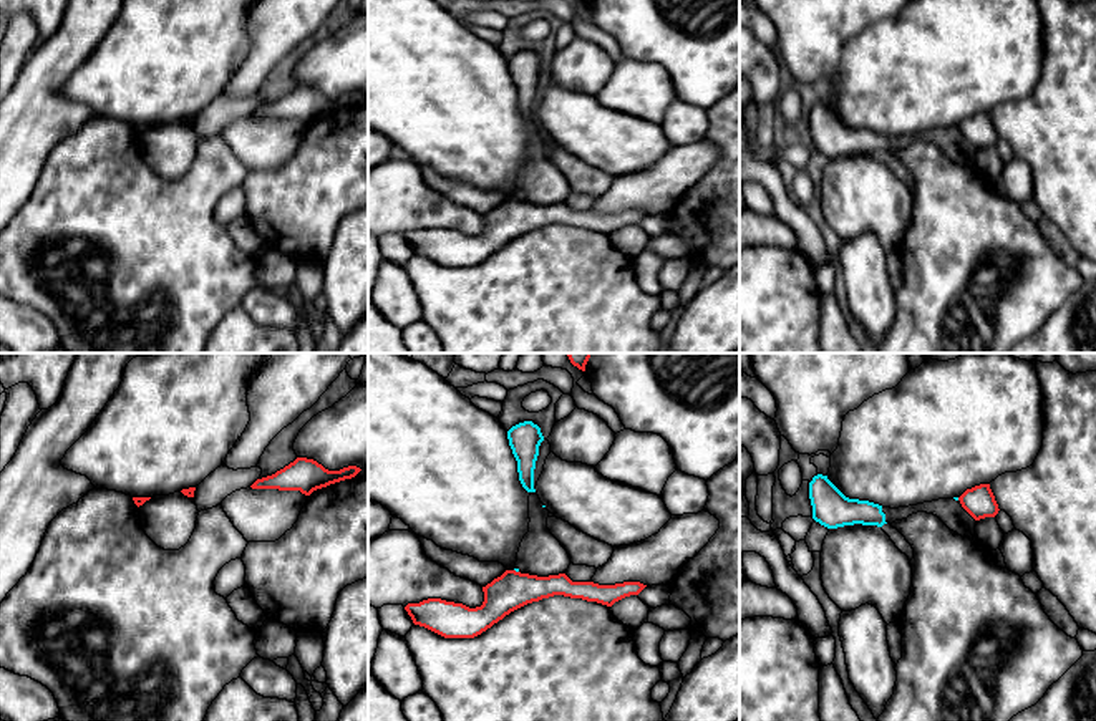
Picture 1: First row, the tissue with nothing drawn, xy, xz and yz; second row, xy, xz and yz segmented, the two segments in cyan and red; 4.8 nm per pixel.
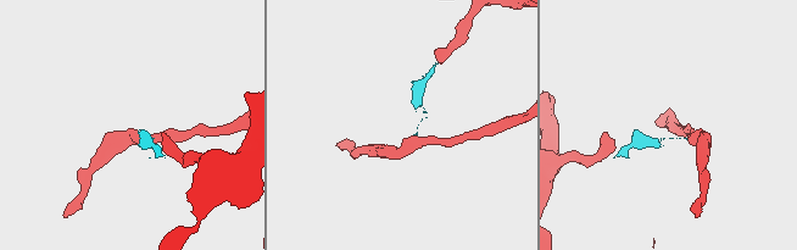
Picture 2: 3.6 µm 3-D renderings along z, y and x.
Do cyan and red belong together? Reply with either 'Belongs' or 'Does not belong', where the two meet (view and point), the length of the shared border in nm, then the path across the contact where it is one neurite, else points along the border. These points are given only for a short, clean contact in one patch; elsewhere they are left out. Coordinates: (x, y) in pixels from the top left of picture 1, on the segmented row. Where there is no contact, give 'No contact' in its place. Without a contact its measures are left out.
Does not belong. Touches cyan at xz (516, 570). Shared border 30 nm. Boundary: xz (514, 569), (518, 572)

